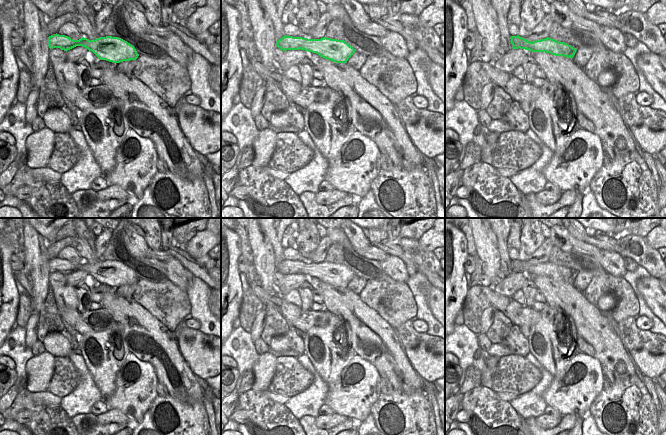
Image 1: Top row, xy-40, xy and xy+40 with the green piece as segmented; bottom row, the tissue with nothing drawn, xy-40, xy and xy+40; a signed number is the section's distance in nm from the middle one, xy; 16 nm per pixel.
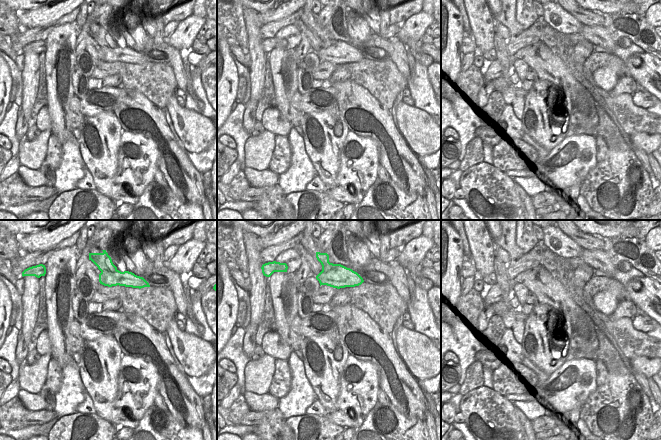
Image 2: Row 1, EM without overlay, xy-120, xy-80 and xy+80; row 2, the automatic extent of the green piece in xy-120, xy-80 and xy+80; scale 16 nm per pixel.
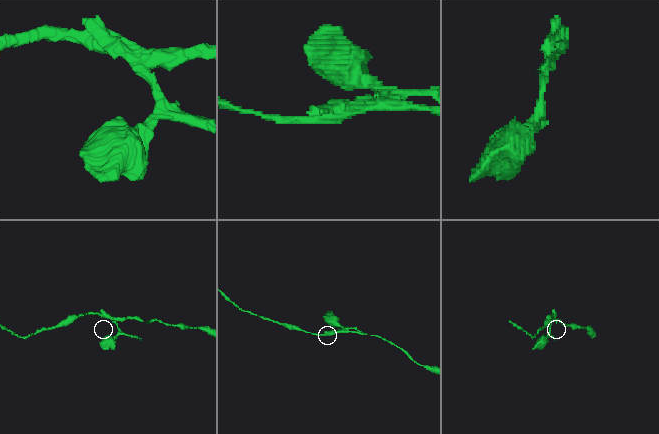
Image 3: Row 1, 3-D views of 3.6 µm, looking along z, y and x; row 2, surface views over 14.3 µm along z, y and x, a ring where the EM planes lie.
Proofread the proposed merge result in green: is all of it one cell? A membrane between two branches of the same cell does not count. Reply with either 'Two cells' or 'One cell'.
Two cells

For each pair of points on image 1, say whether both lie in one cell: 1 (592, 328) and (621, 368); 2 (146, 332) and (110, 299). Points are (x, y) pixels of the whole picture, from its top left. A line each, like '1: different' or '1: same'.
1: same
2: same

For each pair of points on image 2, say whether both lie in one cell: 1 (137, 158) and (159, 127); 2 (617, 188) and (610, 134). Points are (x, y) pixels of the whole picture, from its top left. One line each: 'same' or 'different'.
1: different
2: same

